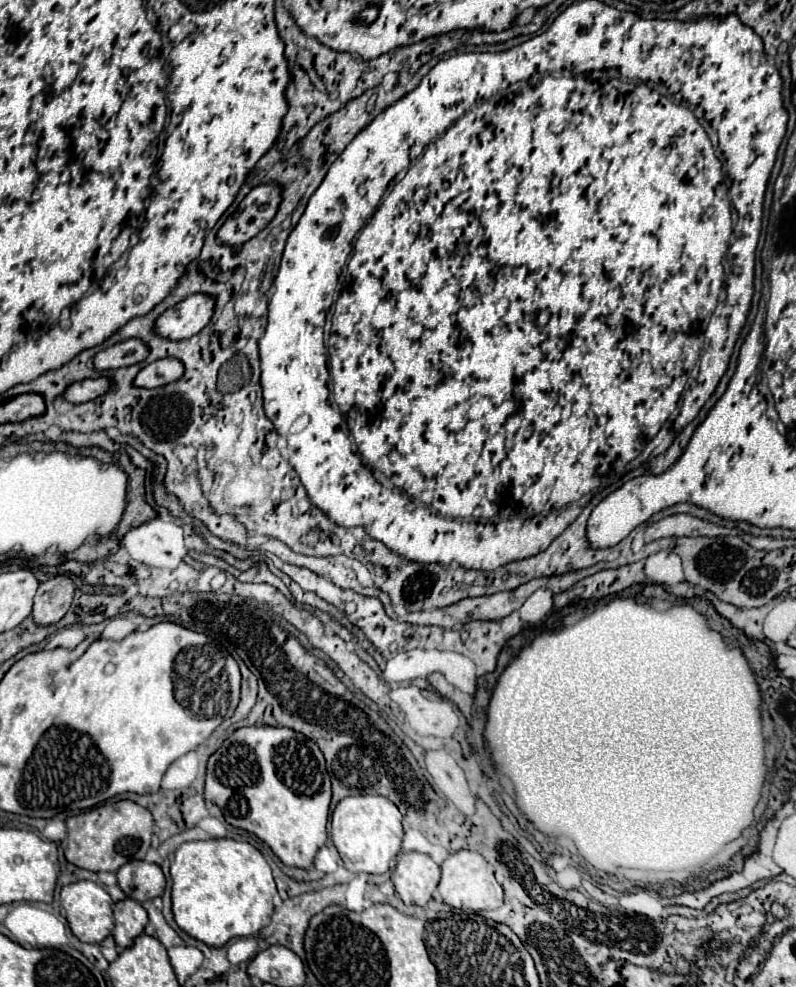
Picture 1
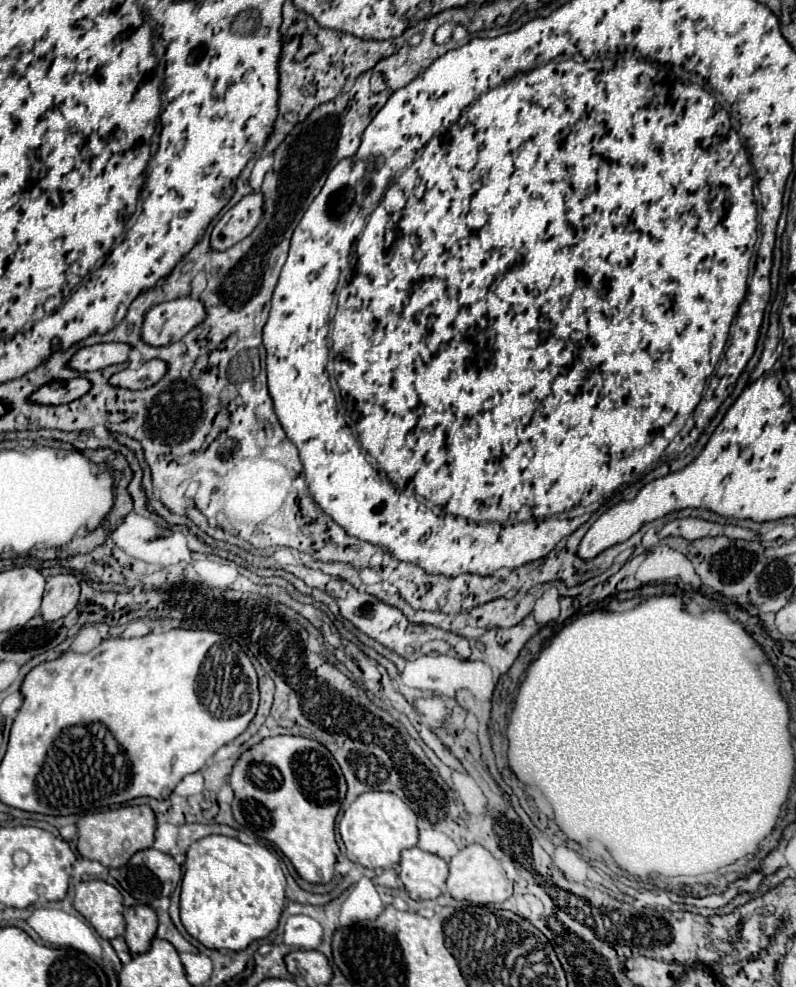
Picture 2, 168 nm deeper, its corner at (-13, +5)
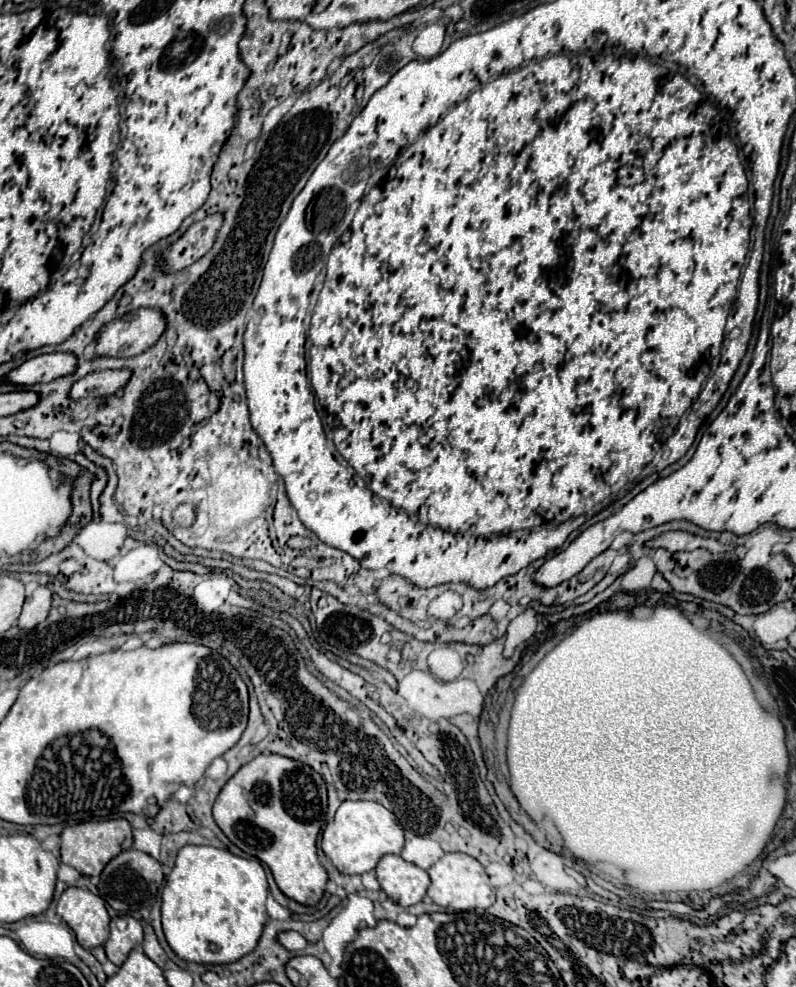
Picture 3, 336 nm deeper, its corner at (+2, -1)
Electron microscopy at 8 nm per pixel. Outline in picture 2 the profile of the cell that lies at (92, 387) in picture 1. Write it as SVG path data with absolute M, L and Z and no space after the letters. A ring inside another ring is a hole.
M74 378L74 380L58 380L58 382L48 382L36 392L30 394L30 402L42 404L42 406L58 406L58 404L68 404L88 392L90 382L86 378Z

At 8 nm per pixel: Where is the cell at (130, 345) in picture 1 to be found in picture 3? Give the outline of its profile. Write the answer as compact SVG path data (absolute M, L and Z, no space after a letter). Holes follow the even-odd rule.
M43 354L23 362L19 368L9 372L11 384L39 384L57 380L61 376L69 376L69 372L77 370L77 356L65 354Z

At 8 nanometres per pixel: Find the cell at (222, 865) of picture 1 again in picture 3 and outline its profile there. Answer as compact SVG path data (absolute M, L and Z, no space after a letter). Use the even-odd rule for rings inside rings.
M183 846L161 892L161 920L169 946L183 960L229 964L249 954L267 922L265 870L255 858L241 858L213 846Z

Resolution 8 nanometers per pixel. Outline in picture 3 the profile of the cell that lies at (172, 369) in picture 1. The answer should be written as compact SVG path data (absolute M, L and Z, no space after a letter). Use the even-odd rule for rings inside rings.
M101 370L101 372L87 374L85 378L73 384L71 398L79 400L79 398L111 396L119 392L119 388L125 388L125 384L129 382L129 376L131 376L129 370Z

